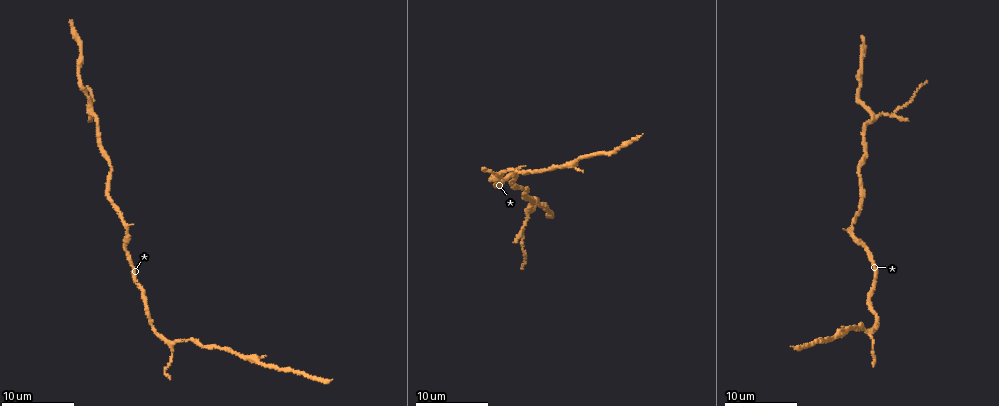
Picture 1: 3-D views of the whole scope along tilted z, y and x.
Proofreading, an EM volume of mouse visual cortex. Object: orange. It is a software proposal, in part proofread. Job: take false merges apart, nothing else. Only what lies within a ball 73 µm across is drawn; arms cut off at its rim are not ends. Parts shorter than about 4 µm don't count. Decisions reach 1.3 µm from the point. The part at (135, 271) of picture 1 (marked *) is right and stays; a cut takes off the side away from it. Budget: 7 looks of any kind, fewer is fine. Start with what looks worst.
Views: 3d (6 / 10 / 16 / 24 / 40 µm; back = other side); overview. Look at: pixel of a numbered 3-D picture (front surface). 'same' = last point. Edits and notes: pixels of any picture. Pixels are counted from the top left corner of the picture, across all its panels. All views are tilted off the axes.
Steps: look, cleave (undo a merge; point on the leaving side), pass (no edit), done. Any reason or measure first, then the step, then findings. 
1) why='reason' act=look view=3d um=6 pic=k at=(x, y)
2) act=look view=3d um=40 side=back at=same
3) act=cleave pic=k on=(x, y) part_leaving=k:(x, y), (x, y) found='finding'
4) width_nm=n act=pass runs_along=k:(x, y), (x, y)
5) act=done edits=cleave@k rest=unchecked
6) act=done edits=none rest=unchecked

why='small branch off a trunk' act=look view=3d um=10 pic=1 at=(876, 115)

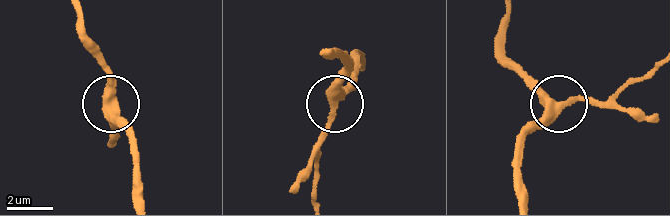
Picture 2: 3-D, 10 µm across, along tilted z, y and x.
act=look view=3d um=6 pic=2 at=(558, 107)

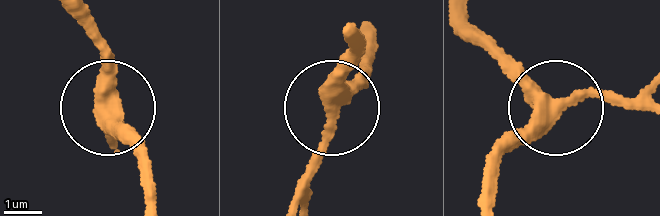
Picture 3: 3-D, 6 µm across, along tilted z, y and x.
act=pass runs_along=3:(495, 201), (502, 150), (518, 135), (598, 93), (650, 102) found='one cell here'

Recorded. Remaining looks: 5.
why='thin arm on a thick one' act=look view=3d um=10 pic=1 at=(502, 173)

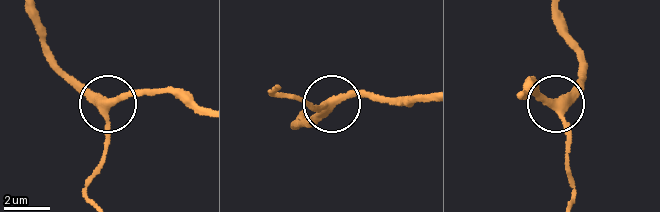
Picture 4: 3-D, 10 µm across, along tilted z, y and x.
side_arm_um=5 act=pass runs_along=4:(561, 23), (578, 71), (554, 108), (566, 136), (566, 156) found='all the same cell'

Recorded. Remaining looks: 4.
why='side arm on a straight run' act=look view=3d um=6 pic=1 at=(576, 164)

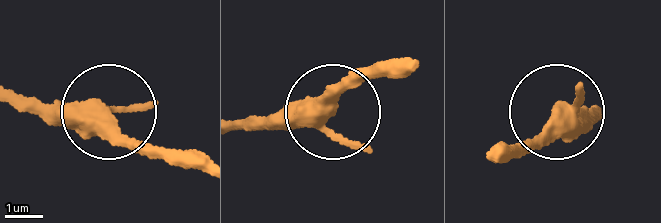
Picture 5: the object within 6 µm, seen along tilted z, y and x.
act=pass runs_along=5:(13, 90), (101, 108), (173, 165) found='one cell here'

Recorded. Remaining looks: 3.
why='thick turns thin' act=look view=3d um=10 pic=1 at=(851, 231)

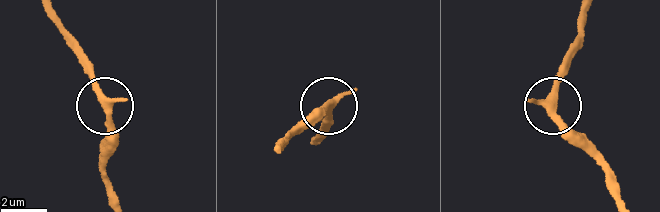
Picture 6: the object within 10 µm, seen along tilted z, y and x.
act=pass runs_along=6:(116, 198), (102, 152), (111, 117), (100, 88), (80, 66) found='one cell here'

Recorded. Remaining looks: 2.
act=done edits=none rest=unchecked

